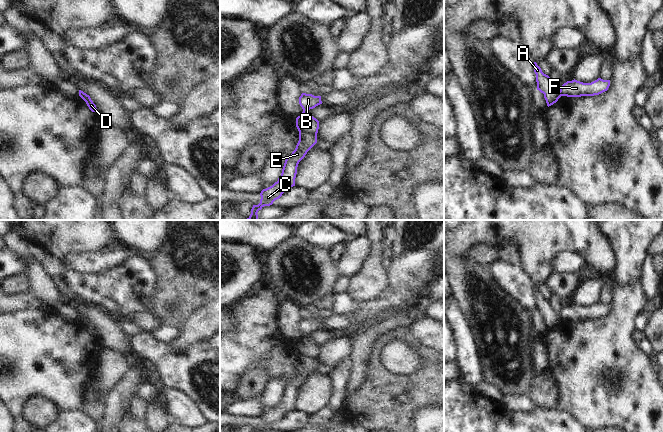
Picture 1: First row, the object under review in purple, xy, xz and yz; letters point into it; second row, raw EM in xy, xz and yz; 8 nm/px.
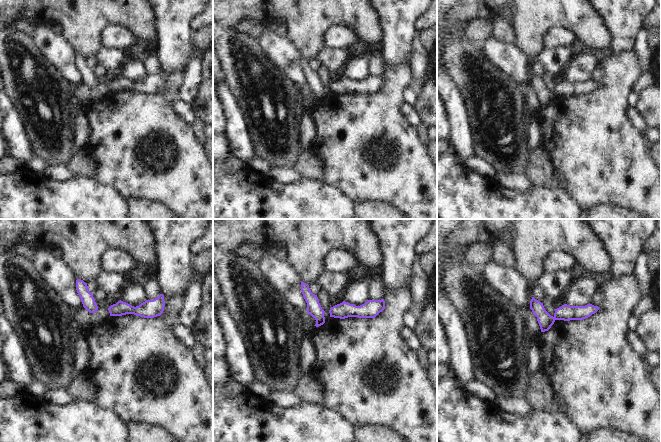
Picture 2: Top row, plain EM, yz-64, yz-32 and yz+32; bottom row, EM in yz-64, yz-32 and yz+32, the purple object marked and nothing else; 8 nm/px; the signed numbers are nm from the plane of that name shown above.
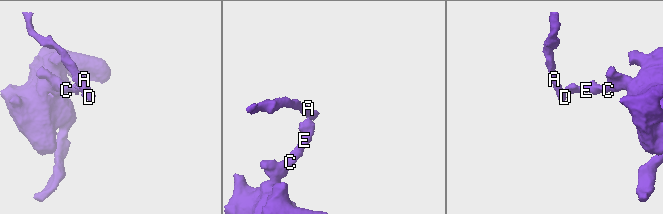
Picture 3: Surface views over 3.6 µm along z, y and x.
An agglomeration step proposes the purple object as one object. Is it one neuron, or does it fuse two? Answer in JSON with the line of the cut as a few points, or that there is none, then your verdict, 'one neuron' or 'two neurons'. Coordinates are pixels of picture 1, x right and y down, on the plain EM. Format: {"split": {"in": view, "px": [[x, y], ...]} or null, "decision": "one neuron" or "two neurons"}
{"split": {"in": "xz", "px": [[303, 334], [307, 336]]}, "decision": "two neurons"}

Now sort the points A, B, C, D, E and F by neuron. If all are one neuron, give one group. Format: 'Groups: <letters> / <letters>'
Groups: A B D / C E F

